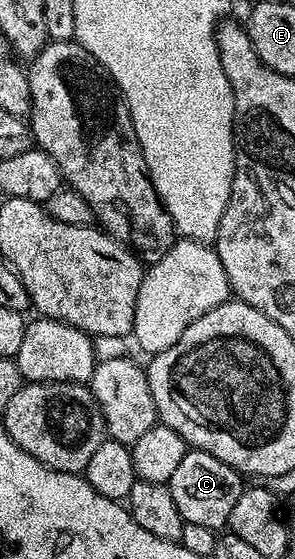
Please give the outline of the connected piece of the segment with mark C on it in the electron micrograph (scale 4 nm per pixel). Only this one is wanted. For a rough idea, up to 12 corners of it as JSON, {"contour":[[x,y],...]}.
{"contour":[[190,449],[168,486],[183,523],[229,524],[236,469]]}

